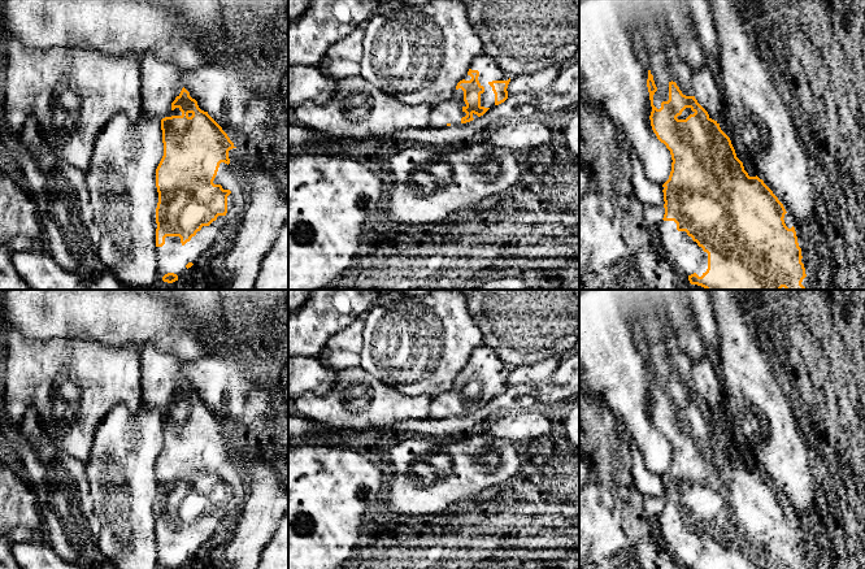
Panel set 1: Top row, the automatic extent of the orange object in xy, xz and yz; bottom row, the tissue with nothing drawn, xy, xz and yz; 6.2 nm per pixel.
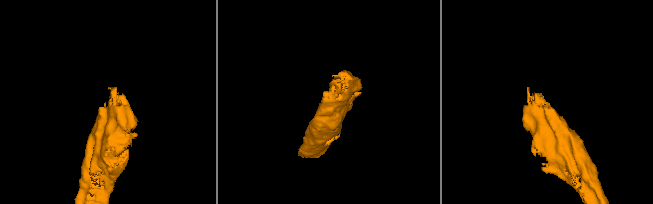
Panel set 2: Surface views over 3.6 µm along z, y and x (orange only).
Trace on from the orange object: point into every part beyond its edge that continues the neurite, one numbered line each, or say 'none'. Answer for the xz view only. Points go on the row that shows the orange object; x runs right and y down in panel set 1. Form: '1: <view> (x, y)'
1: xz (488, 70)

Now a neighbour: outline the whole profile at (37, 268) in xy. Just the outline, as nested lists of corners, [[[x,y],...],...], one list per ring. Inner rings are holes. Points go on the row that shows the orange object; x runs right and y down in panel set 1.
[[[44,248],[13,252],[12,262],[22,281],[32,290],[153,290],[147,287],[127,287],[119,283],[109,270],[95,278],[84,279],[78,273],[60,268]]]

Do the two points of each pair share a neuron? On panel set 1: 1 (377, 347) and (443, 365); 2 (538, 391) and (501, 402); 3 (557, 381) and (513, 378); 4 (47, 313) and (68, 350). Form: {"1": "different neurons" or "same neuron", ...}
{"1": "same neuron", "2": "same neuron", "3": "different neurons", "4": "different neurons"}

